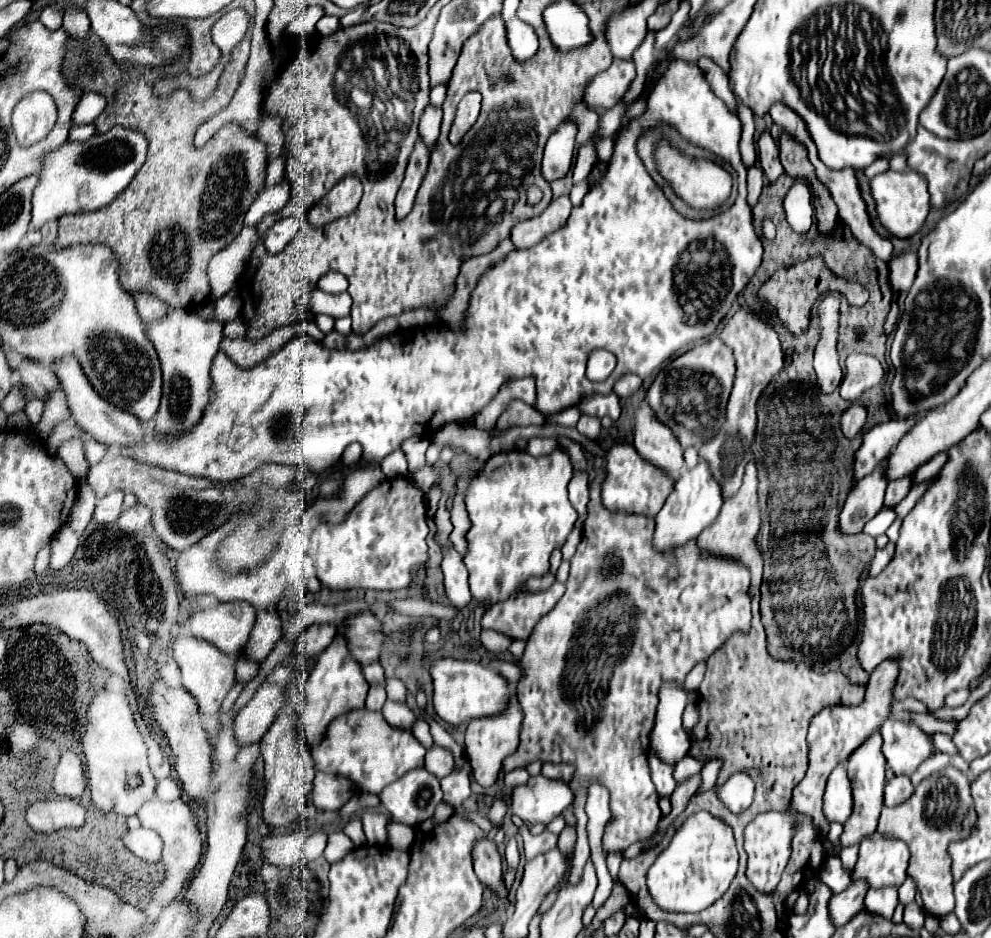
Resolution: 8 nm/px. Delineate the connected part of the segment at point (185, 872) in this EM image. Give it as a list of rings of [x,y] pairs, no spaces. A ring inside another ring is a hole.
[[[175,799],[171,803],[163,803],[163,801],[147,801],[139,811],[137,817],[141,821],[143,827],[147,829],[161,829],[161,839],[163,839],[163,863],[167,867],[167,877],[161,883],[161,893],[153,895],[153,901],[161,907],[169,905],[177,893],[183,889],[183,881],[189,877],[189,873],[195,869],[195,865],[199,863],[201,857],[201,837],[195,825],[195,815],[191,811],[191,807],[183,801],[183,799]]]

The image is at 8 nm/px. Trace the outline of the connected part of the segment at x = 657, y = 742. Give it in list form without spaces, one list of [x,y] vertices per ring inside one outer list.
[[[665,683],[659,689],[659,707],[655,727],[651,731],[651,747],[665,763],[677,763],[689,751],[689,735],[681,729],[681,715],[689,701],[697,701],[699,691],[689,691],[683,685]]]

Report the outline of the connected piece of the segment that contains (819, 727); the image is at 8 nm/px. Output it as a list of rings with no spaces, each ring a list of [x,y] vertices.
[[[885,661],[881,663],[873,673],[867,683],[865,697],[861,705],[829,705],[821,709],[809,723],[809,733],[807,733],[807,745],[809,745],[809,771],[805,779],[797,785],[793,791],[793,803],[791,803],[791,813],[801,813],[813,817],[815,831],[829,831],[829,821],[821,813],[821,797],[823,789],[827,783],[829,773],[835,769],[839,761],[845,761],[871,733],[875,733],[883,721],[889,717],[889,707],[891,707],[891,687],[897,677],[897,663]]]

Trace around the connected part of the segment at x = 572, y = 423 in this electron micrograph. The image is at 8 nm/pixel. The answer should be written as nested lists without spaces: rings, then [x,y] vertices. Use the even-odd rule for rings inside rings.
[[[569,407],[565,413],[555,413],[555,415],[549,415],[547,421],[551,423],[557,423],[557,425],[563,425],[563,427],[571,427],[575,429],[577,427],[577,421],[579,421],[579,409],[577,407]]]

